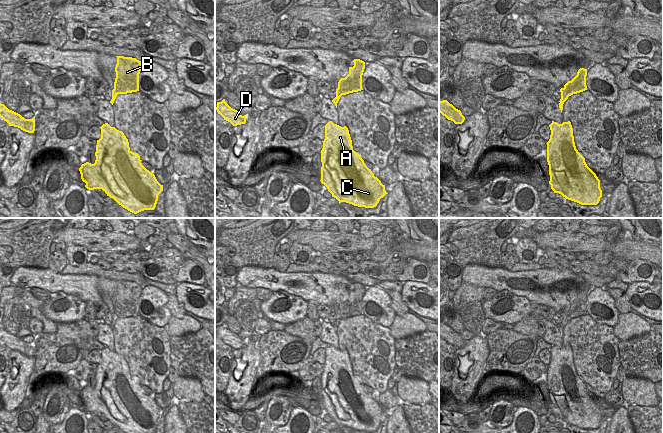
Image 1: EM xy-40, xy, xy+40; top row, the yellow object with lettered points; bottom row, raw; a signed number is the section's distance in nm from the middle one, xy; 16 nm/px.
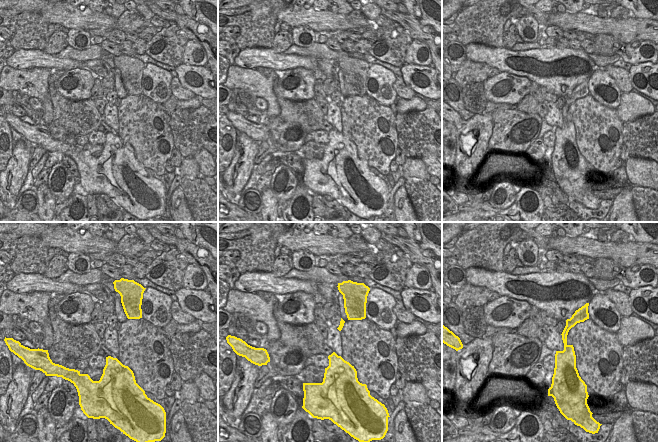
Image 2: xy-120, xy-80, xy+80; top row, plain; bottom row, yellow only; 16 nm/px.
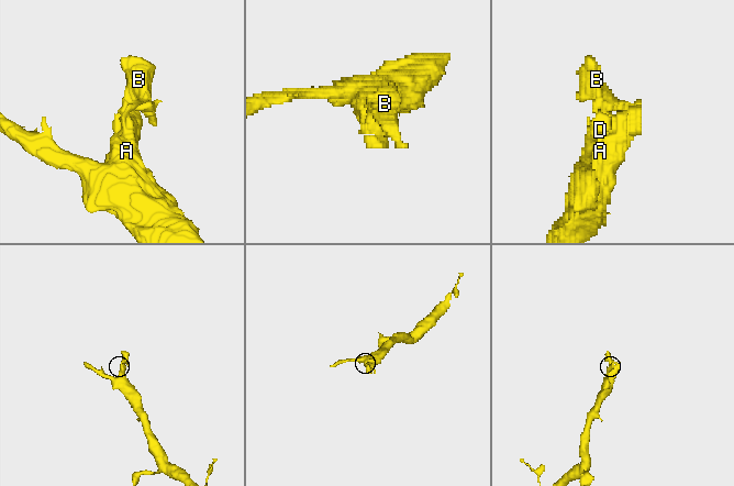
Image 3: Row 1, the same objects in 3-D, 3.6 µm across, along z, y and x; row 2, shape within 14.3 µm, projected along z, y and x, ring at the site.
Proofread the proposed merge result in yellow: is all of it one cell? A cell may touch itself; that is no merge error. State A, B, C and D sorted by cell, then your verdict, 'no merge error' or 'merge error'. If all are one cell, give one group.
A B C D; no merge error

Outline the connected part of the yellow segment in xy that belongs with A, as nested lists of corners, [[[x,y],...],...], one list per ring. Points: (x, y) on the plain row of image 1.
[[[329,345],[321,374],[321,407],[332,421],[358,431],[374,432],[386,418],[385,409],[374,400],[353,374],[346,350]]]

